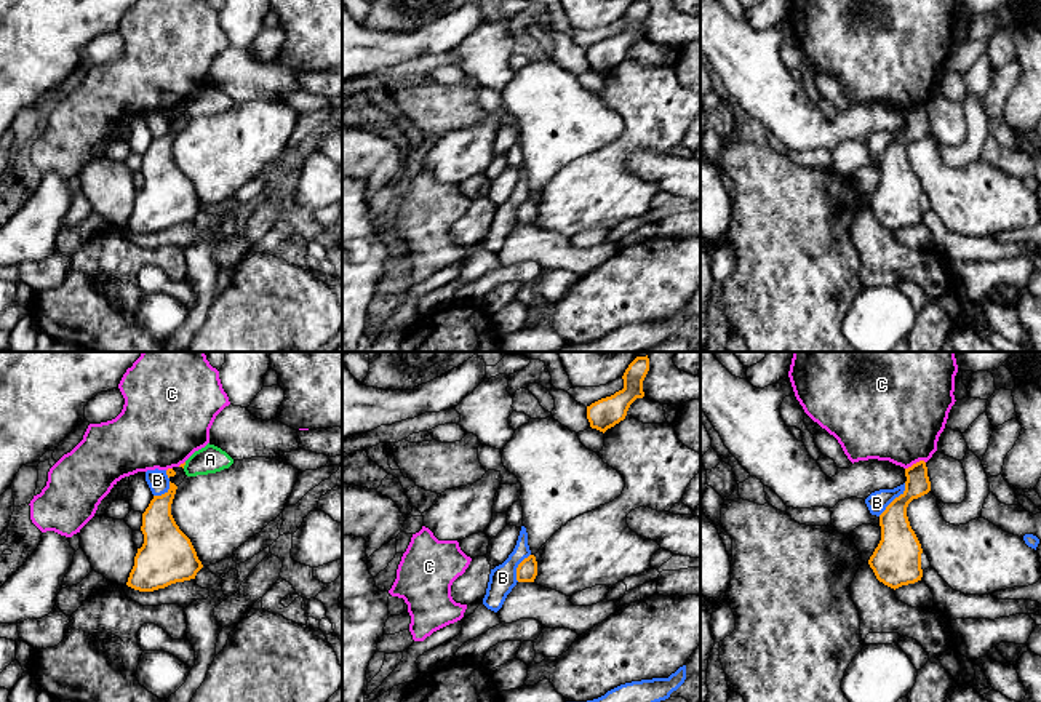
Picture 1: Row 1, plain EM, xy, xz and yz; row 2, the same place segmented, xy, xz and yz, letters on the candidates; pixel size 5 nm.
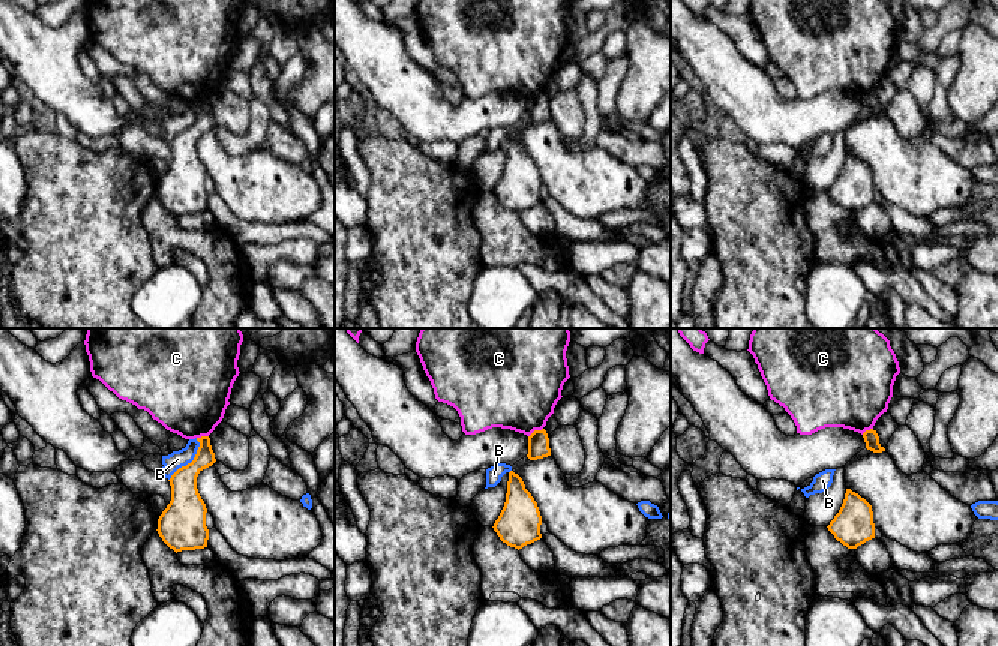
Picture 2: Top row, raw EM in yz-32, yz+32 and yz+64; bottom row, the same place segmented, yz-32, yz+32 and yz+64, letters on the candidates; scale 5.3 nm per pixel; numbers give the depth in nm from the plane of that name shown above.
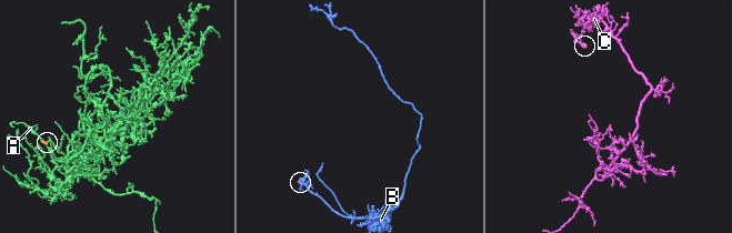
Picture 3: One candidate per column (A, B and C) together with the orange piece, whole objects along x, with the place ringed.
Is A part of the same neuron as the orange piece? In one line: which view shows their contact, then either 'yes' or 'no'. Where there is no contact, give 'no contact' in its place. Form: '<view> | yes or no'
xy | no

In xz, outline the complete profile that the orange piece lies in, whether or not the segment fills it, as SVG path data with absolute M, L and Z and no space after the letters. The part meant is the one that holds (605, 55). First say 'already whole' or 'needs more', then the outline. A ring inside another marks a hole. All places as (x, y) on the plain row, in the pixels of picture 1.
already whole; M635 0L622 18L624 30L587 48L590 69L604 75L624 62L630 46L644 38L643 22L648 13L649 0Z

